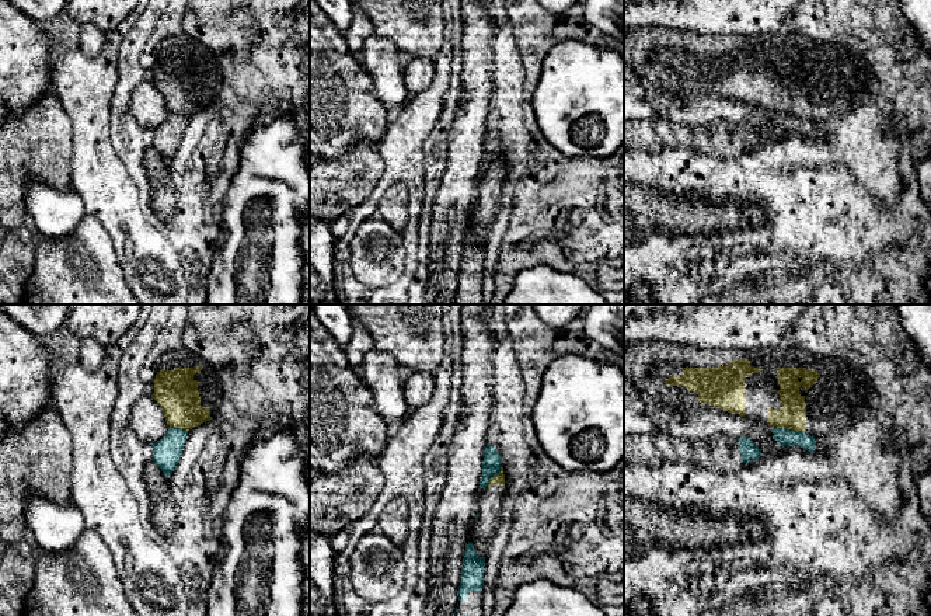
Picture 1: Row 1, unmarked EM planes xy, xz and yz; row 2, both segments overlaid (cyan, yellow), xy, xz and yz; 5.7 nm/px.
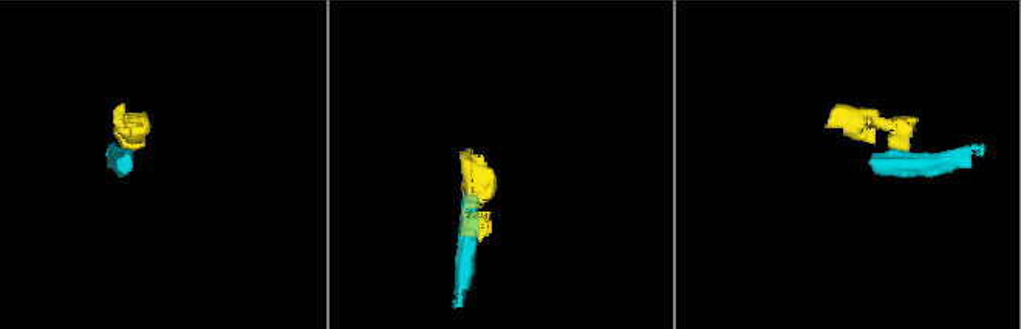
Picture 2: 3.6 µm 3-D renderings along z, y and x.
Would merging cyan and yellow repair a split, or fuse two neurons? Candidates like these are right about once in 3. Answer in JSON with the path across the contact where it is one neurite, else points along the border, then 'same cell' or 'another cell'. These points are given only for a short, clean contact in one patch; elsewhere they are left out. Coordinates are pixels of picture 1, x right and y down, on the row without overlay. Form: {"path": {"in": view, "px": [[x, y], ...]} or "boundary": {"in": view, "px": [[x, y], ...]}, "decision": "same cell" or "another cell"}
{"boundary": {"in": "yz", "px": [[773, 111], [804, 118]]}, "decision": "another cell"}

